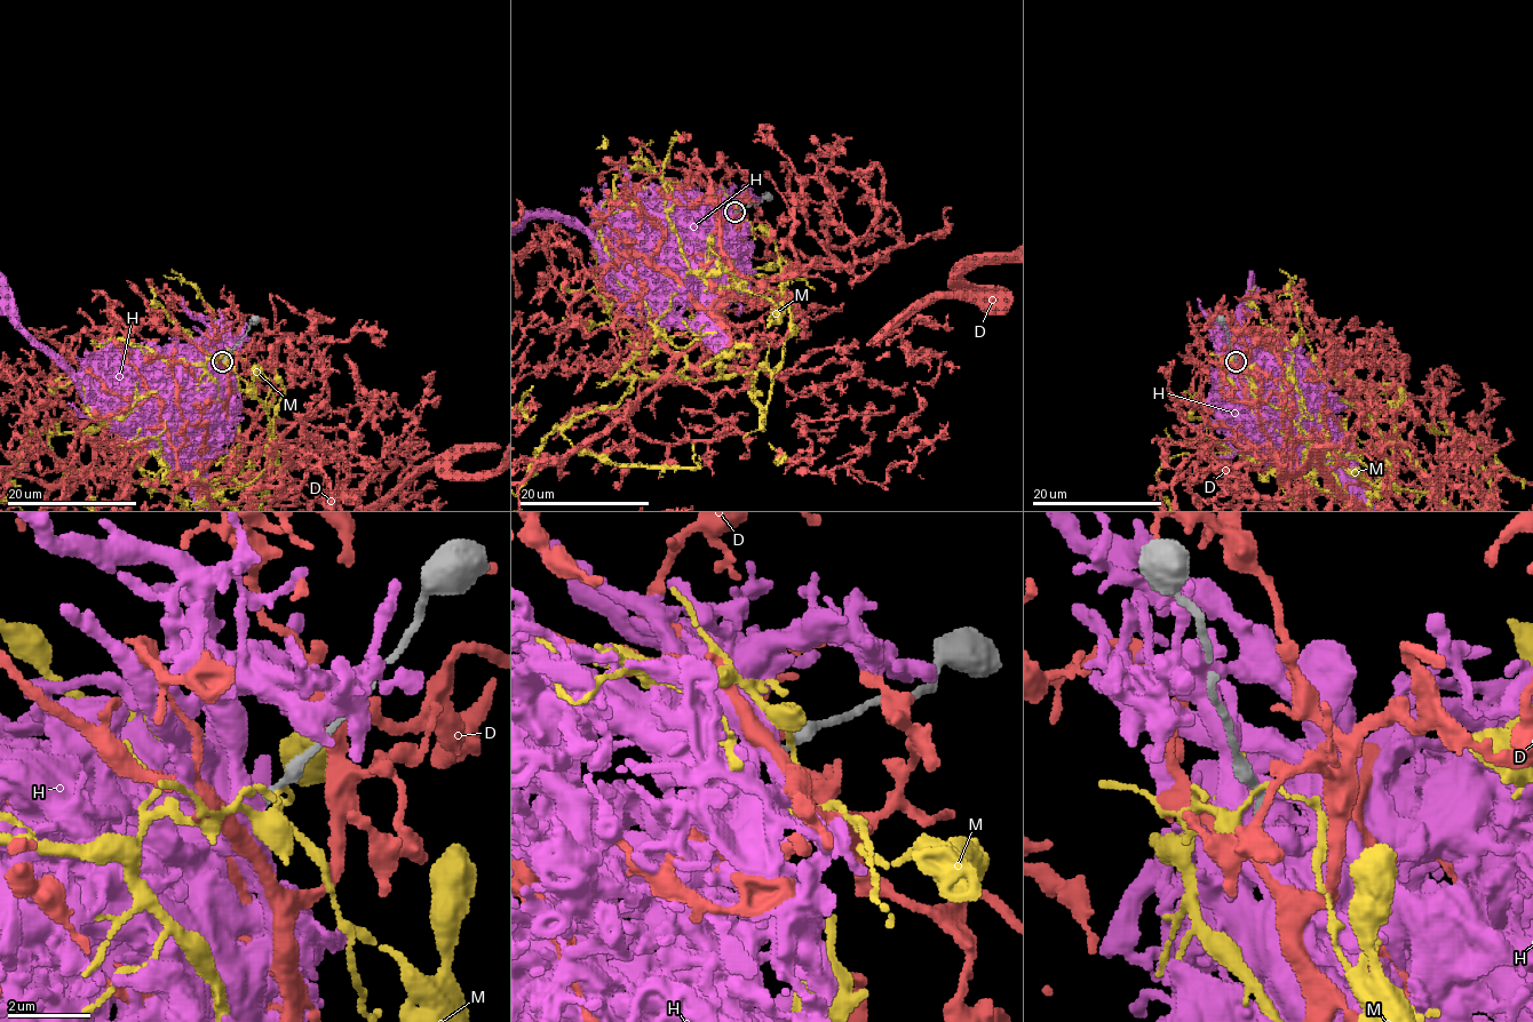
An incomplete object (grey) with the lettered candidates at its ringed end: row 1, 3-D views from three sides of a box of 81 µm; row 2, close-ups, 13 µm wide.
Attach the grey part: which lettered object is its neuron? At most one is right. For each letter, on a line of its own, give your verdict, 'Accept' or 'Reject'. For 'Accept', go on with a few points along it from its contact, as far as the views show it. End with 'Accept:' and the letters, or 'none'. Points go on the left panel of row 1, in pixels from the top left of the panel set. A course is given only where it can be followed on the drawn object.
D: Reject
H: Reject
M: Reject
Accept: none

